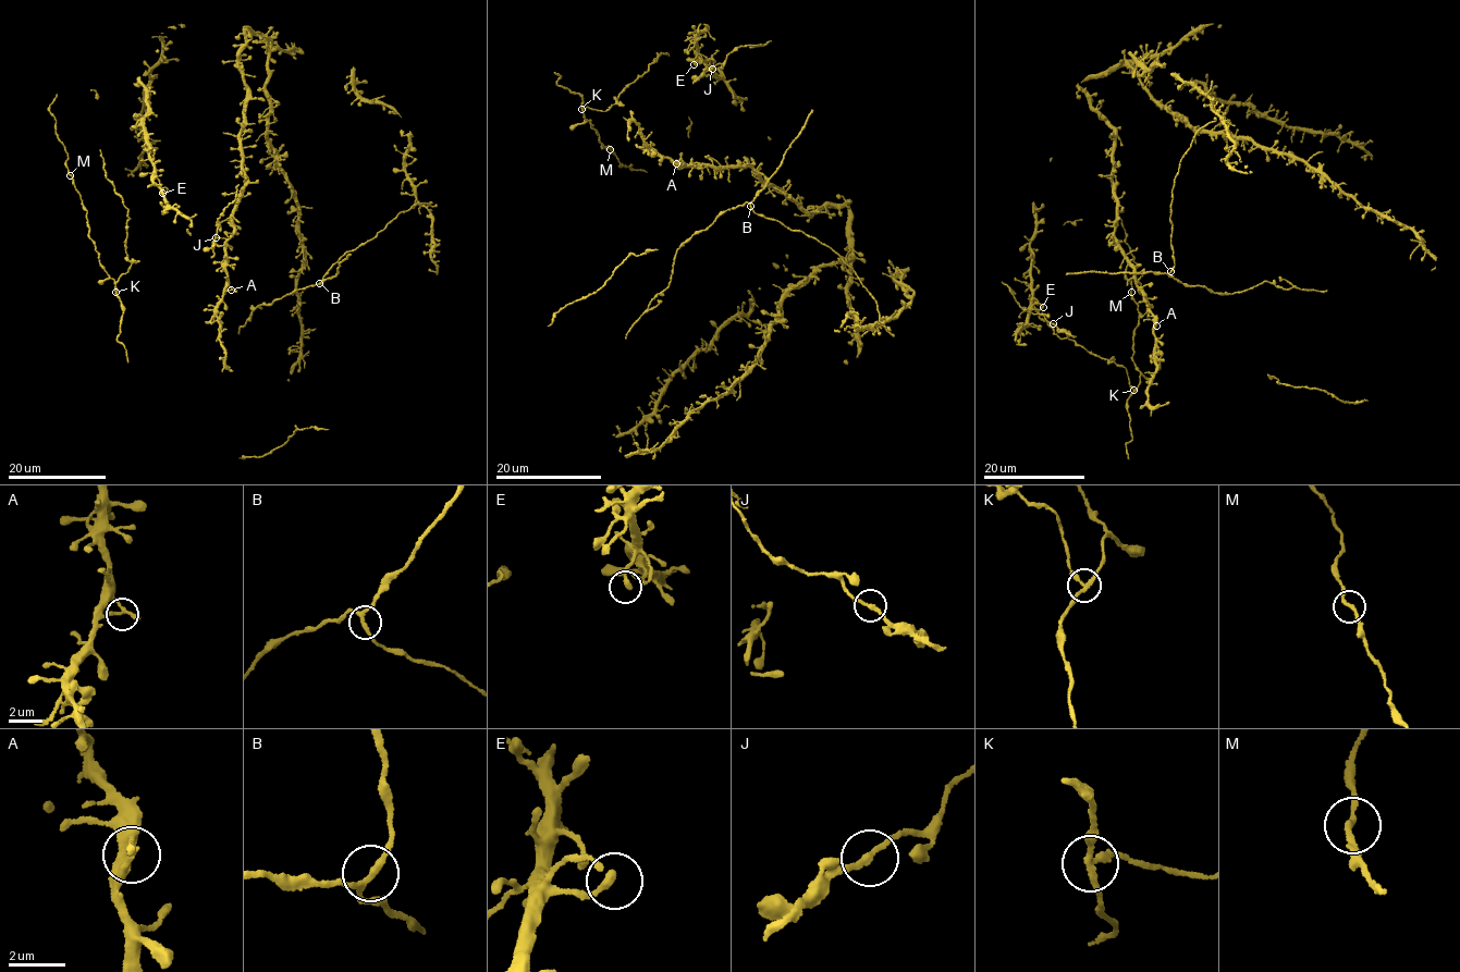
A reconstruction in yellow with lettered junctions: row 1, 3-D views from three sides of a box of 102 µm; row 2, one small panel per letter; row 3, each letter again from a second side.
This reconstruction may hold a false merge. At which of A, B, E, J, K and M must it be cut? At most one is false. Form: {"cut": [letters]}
{"cut": ["K"]}

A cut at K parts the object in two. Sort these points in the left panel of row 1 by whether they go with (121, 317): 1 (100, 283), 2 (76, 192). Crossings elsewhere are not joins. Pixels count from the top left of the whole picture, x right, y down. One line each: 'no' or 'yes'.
1: yes
2: yes

